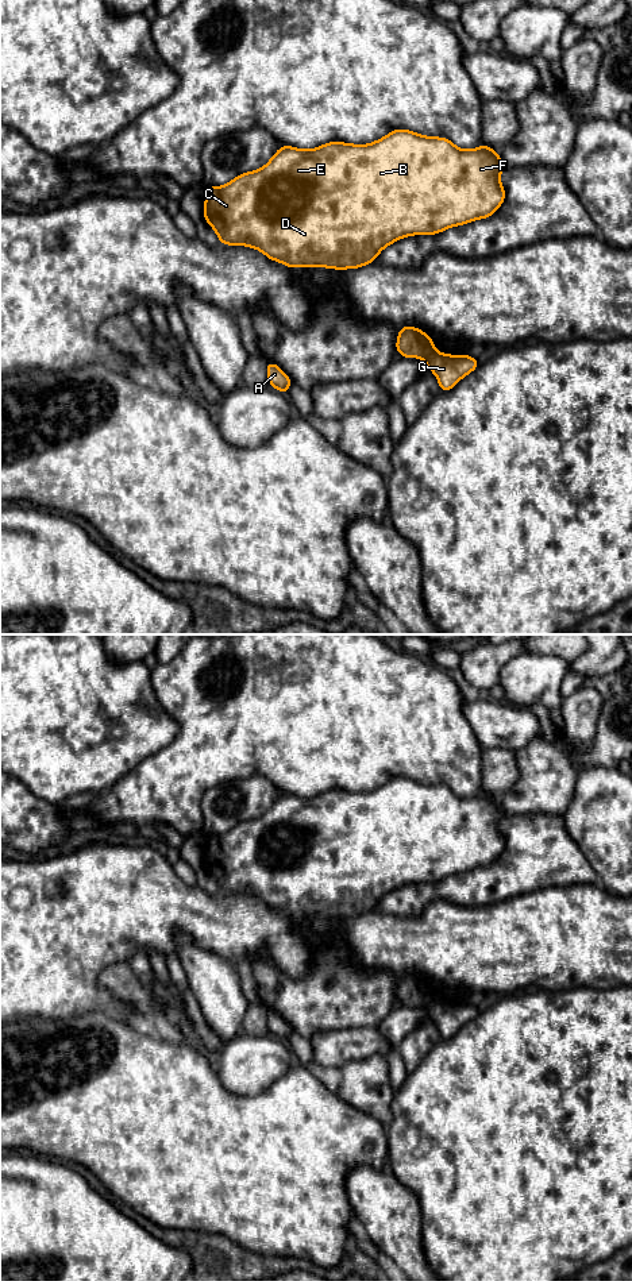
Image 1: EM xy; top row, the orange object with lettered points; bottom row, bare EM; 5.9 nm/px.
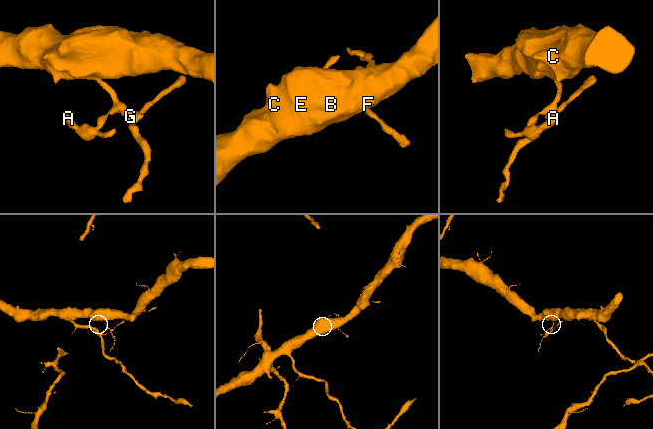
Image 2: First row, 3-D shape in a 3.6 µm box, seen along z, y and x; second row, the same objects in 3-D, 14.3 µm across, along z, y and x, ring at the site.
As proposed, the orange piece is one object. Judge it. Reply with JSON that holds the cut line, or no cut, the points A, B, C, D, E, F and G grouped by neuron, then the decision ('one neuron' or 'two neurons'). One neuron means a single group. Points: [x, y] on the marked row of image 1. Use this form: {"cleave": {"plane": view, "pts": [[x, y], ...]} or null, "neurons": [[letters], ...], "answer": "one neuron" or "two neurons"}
{"cleave": {"plane": "xy", "pts": [[434, 350], [422, 358]]}, "neurons": [["A", "B", "C", "D", "E", "F"], ["G"]], "answer": "two neurons"}

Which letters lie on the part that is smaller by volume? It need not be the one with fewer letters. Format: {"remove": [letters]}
{"remove": ["G"]}

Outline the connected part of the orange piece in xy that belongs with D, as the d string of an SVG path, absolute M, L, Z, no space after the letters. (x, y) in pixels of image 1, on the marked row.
M402 128L393 130L386 136L369 144L351 144L334 140L312 150L282 144L271 159L259 170L236 175L231 182L223 186L209 186L204 201L204 220L215 229L220 243L257 248L270 261L277 261L292 269L300 266L319 266L336 270L359 269L363 265L373 263L385 247L398 239L412 235L436 235L451 227L490 217L505 201L505 190L500 180L504 167L505 163L497 155L497 151L485 144L473 150L463 150L456 147L447 138L424 136Z

